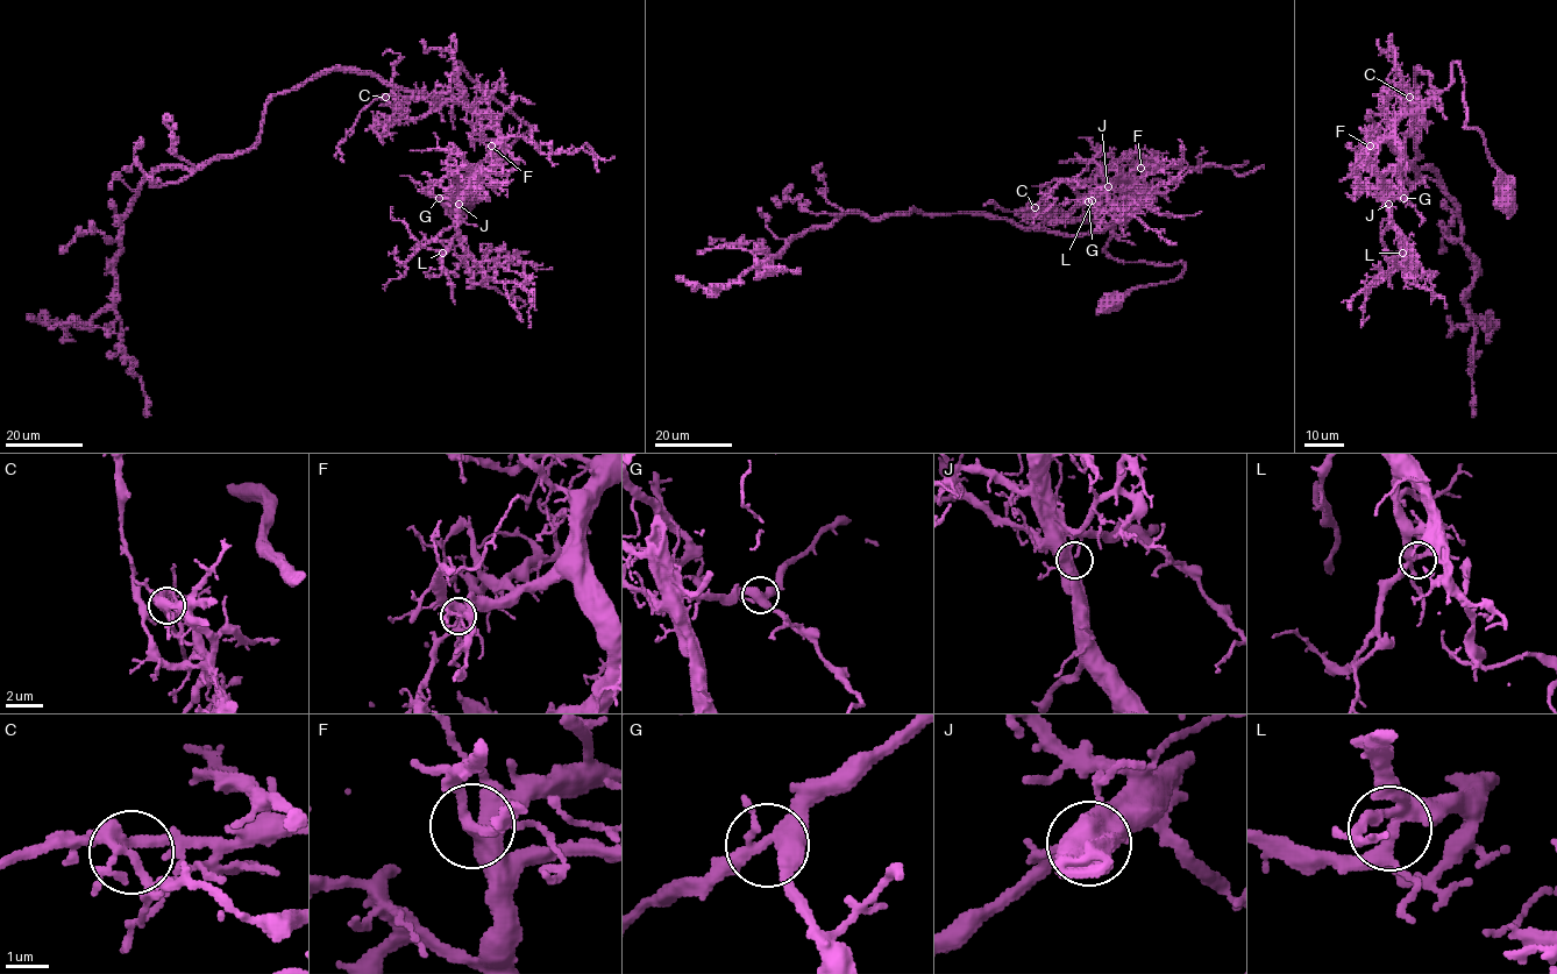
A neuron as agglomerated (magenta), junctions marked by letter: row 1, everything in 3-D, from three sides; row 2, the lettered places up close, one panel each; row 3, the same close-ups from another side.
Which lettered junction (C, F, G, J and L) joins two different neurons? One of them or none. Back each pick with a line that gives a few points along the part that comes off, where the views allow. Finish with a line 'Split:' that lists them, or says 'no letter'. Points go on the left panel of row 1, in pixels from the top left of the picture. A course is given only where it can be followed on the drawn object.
C: Course of the part to remove: (385, 98), (398, 107), (381, 135), (382, 144)
Split: C

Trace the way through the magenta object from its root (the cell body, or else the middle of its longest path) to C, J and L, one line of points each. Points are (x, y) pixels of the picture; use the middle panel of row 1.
C: (1111, 301), (1173, 281), (1185, 264), (1113, 258), (1103, 250), (1109, 227), (1035, 207)
J: (1111, 301), (1173, 281), (1185, 264), (1120, 262), (1103, 250), (1131, 207), (1152, 198), (1129, 180), (1108, 186)
L: (1111, 301), (1173, 281), (1185, 264), (1120, 262), (1103, 250), (1149, 193), (1117, 180), (1092, 200)

